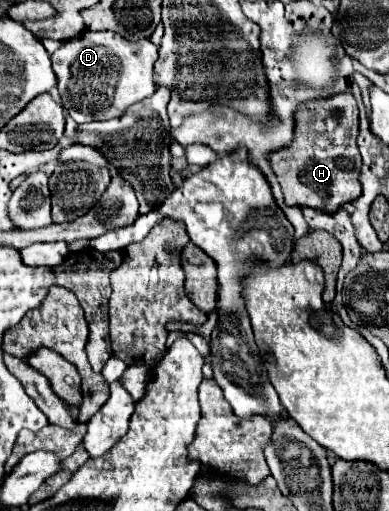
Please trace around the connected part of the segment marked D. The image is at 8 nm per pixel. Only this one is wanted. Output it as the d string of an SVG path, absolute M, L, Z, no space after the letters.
M84 31L52 53L62 105L76 123L108 121L156 91L154 63L158 47L148 39L128 41L112 31Z

